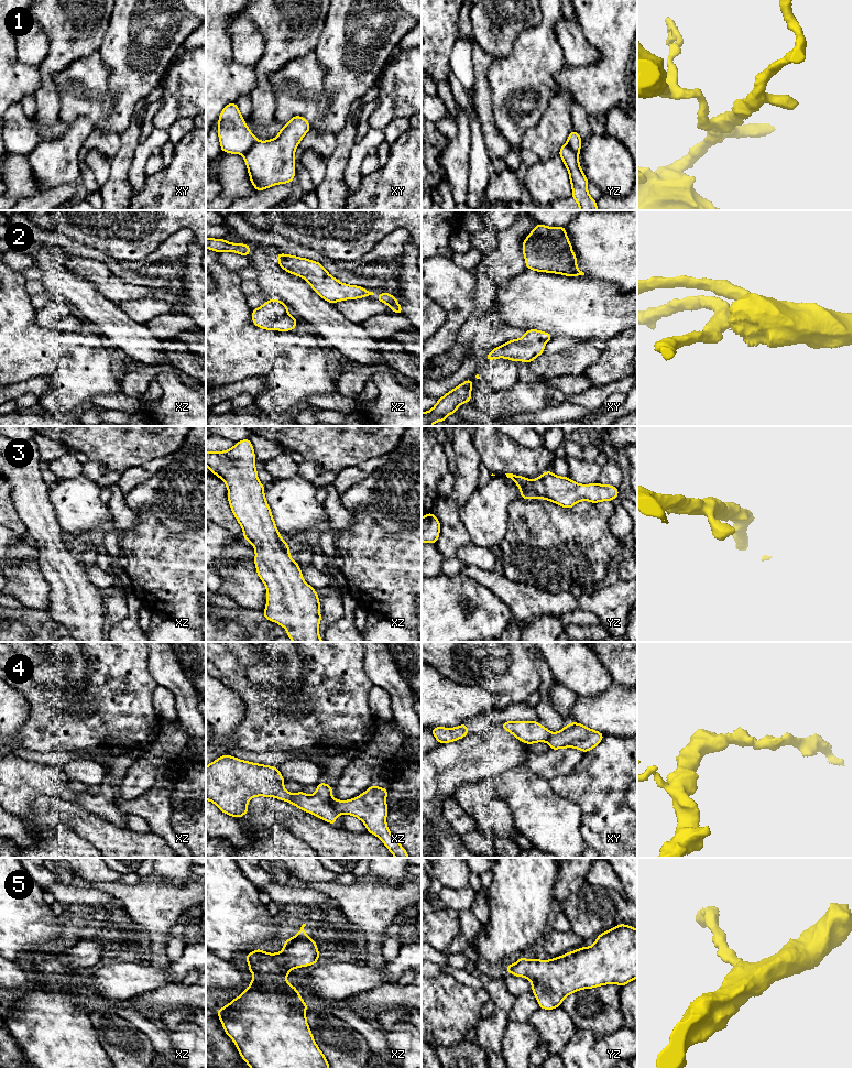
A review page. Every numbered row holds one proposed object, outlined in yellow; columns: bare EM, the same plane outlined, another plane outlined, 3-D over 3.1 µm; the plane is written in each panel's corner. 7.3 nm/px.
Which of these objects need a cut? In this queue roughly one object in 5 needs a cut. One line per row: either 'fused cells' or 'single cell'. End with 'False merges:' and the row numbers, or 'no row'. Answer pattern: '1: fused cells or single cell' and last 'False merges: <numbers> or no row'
1: fused cells
2: single cell
3: single cell
4: fused cells
5: single cell
False merges: 1, 4

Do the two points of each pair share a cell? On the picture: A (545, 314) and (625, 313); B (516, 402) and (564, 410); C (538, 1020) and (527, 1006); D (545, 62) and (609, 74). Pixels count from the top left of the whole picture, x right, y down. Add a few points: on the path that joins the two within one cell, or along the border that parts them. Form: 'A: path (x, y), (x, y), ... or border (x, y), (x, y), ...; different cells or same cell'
A: path (565, 313), (605, 313); same cell
B: border (572, 402), (565, 401), (534, 413), (522, 413); different cells
C: border (538, 1006), (527, 1021); different cells
D: border (565, 64), (555, 74), (557, 87); different cells

